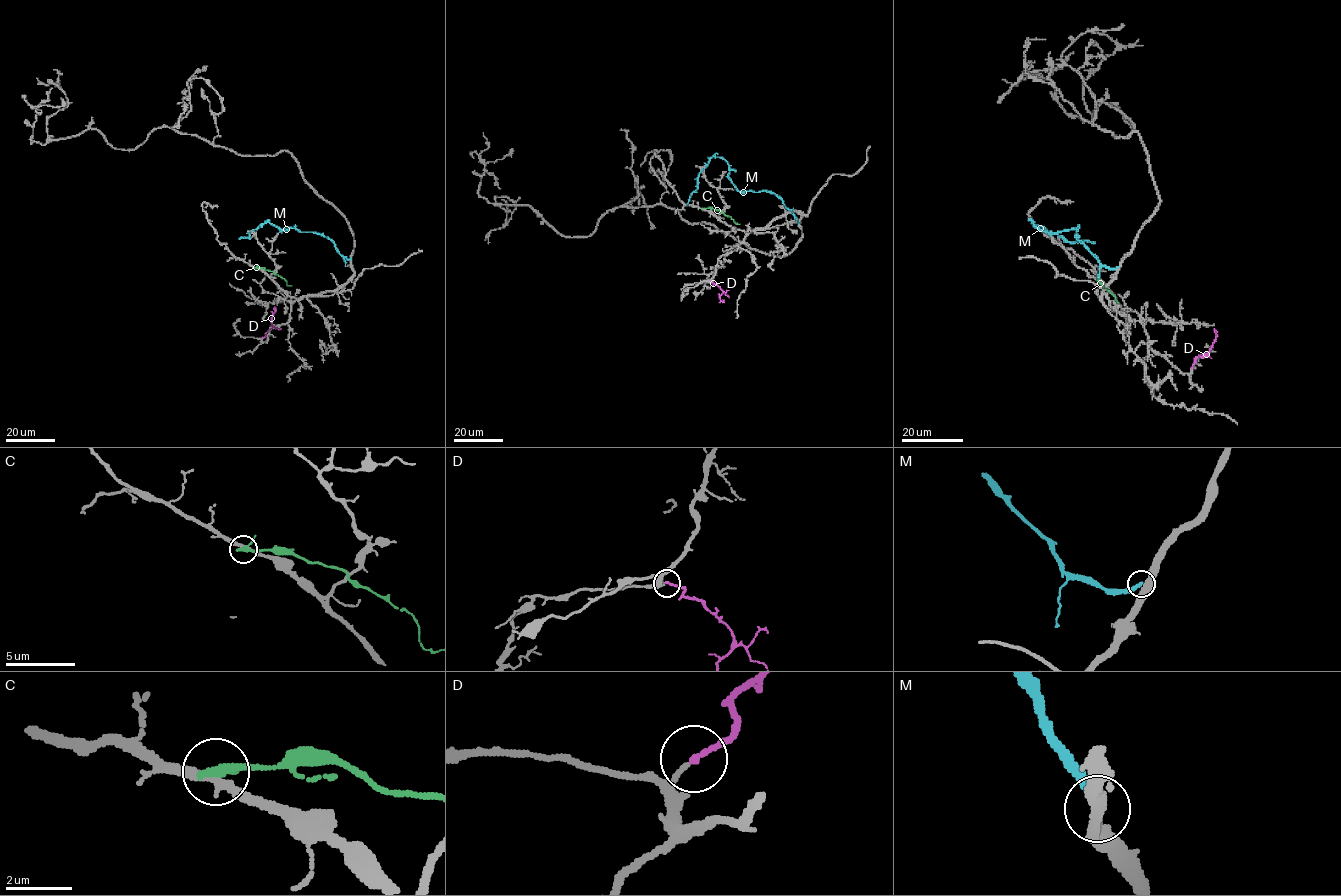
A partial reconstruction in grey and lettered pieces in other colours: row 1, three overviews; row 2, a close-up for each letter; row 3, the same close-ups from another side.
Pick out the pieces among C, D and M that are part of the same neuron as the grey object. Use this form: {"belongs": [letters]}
{"belongs": ["D"]}

